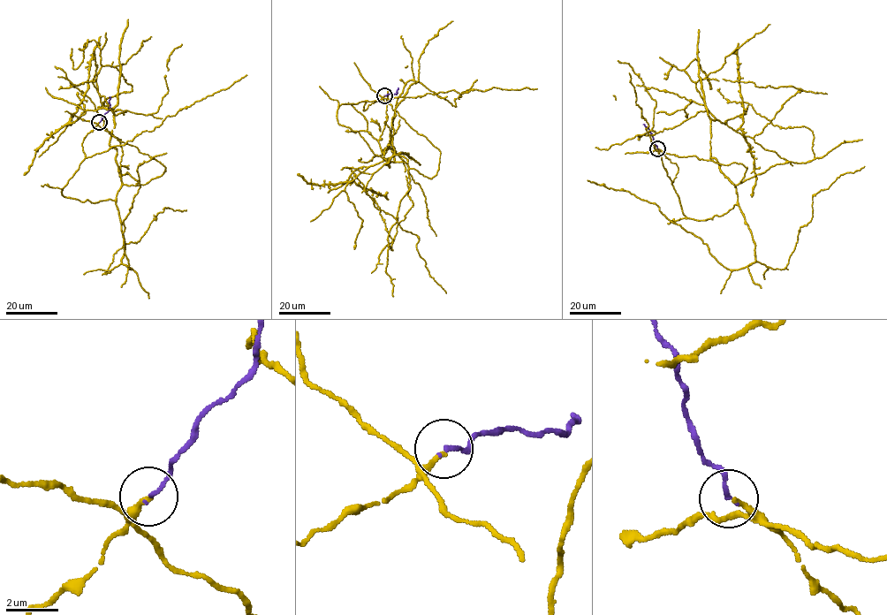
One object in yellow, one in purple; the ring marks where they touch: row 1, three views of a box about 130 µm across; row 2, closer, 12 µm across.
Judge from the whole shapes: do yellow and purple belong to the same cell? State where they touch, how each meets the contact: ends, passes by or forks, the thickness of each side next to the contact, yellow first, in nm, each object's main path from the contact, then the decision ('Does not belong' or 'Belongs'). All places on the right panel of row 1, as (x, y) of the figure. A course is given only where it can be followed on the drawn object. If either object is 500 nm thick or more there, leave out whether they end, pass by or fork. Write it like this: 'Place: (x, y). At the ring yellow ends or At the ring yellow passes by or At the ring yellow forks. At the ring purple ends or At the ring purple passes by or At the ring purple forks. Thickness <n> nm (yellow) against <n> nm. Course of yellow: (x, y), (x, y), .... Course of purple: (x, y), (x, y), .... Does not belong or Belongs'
Place: (657, 148). At the ring yellow ends. At the ring purple ends. Thickness 190 nm (yellow) against 150 nm. Course of yellow: (658, 148), (741, 183), (814, 158), (744, 102), (743, 135), (708, 111), (638, 136), (655, 102), (617, 60). Course of purple: (657, 148), (649, 129), (643, 124). Belongs

